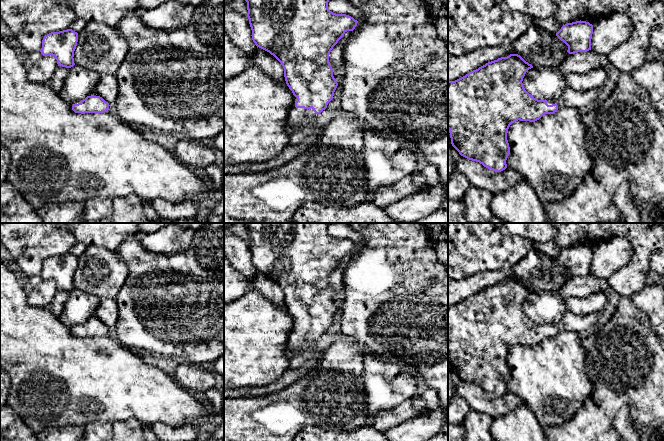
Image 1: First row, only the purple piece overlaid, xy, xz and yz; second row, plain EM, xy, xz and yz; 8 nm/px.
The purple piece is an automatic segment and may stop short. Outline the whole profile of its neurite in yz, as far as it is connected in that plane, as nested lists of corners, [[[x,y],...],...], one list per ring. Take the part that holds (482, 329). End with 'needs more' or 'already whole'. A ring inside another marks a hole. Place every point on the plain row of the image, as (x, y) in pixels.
[[[510,278],[488,286],[455,305],[448,305],[448,354],[451,368],[461,380],[479,386],[488,393],[501,396],[507,392],[506,384],[510,378],[507,357],[512,347],[518,344],[535,346],[543,339],[554,338],[565,331],[580,333],[590,330],[601,316],[601,312],[577,315],[567,311],[557,323],[538,324],[525,314],[522,307],[526,296],[531,292],[533,290],[520,279]]] | needs more

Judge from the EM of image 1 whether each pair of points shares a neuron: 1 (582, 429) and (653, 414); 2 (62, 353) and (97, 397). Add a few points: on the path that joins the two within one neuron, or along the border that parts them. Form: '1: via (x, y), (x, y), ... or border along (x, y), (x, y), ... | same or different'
1: via (600, 411), (610, 401), (635, 401) | same
2: via (64, 364), (86, 386) | same

